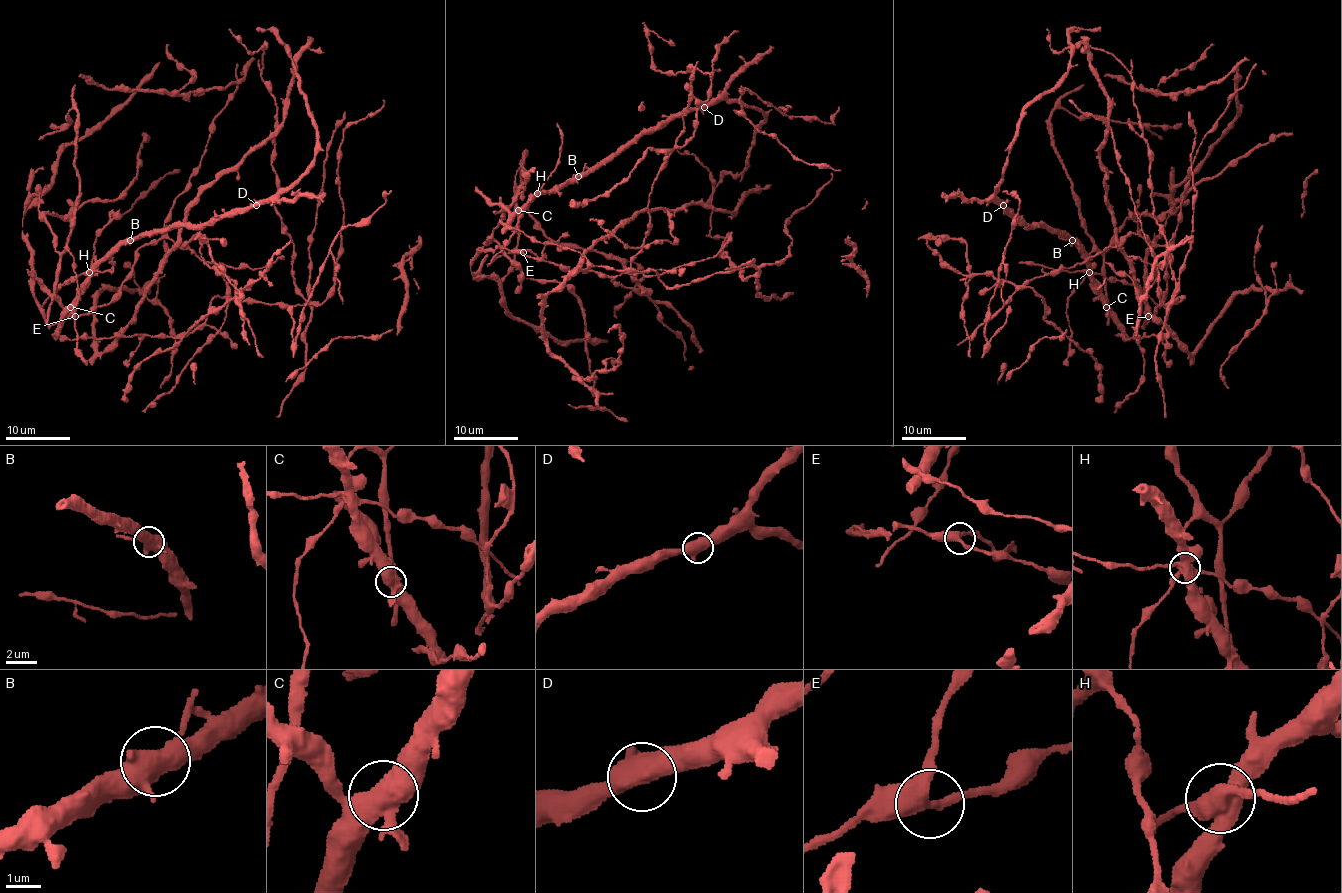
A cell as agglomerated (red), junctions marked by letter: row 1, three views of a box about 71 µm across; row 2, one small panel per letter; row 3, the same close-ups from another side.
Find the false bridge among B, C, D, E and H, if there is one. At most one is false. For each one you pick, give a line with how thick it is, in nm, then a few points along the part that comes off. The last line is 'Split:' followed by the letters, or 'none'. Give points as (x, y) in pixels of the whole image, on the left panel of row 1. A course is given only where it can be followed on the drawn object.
Split: none

